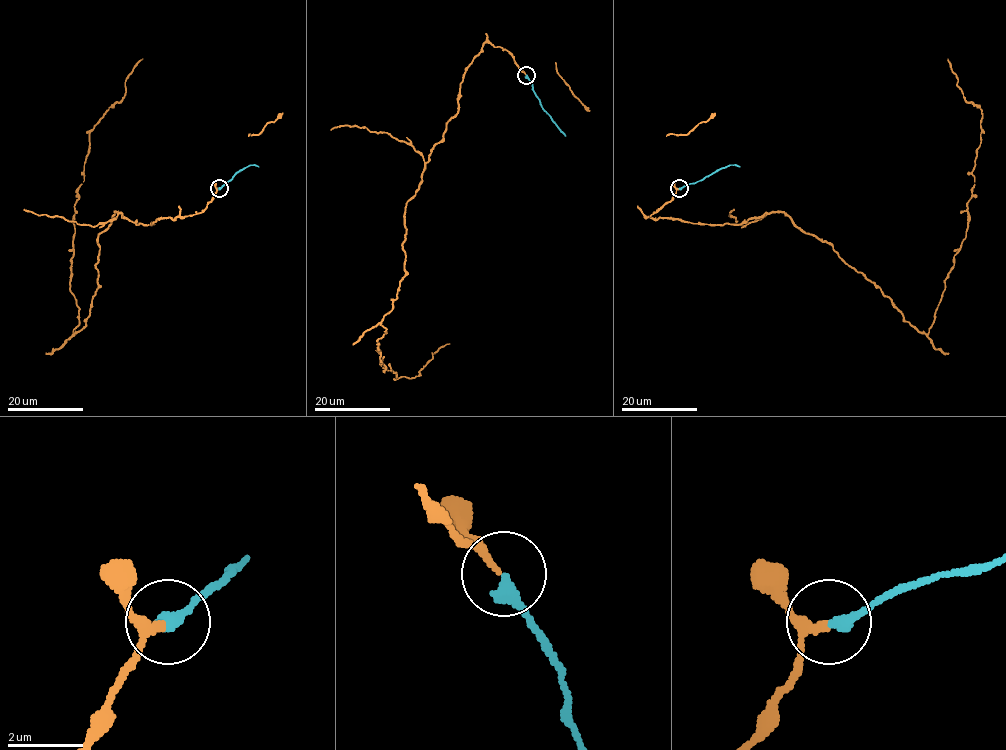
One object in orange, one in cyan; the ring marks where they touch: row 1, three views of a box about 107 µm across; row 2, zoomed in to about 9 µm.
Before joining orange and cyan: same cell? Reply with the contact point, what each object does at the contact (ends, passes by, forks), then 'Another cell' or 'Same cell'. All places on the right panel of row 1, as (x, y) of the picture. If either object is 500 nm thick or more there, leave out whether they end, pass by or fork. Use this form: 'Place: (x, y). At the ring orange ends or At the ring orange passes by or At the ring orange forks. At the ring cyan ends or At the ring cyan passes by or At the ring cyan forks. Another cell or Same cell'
Place: (679, 188). At the ring orange passes by. At the ring cyan ends. Same cell

